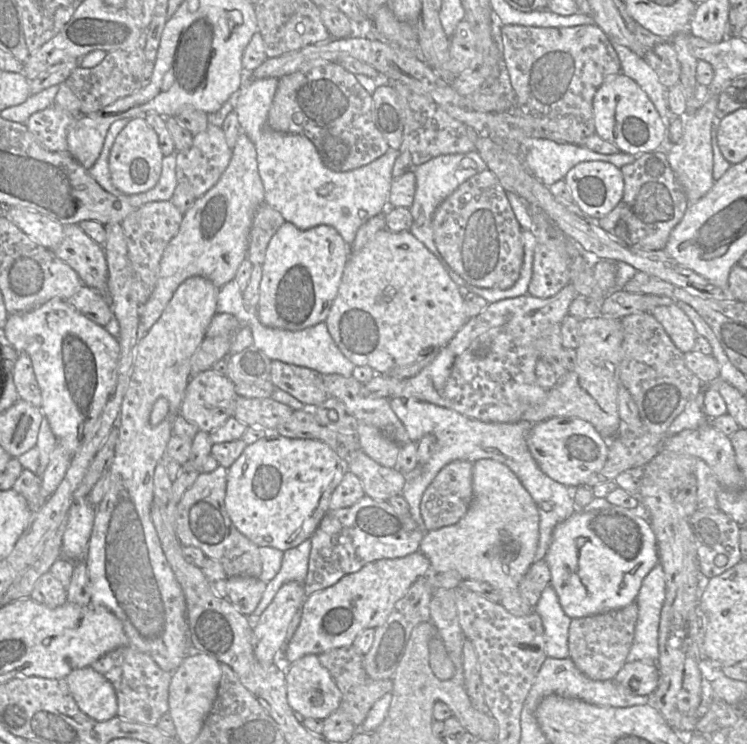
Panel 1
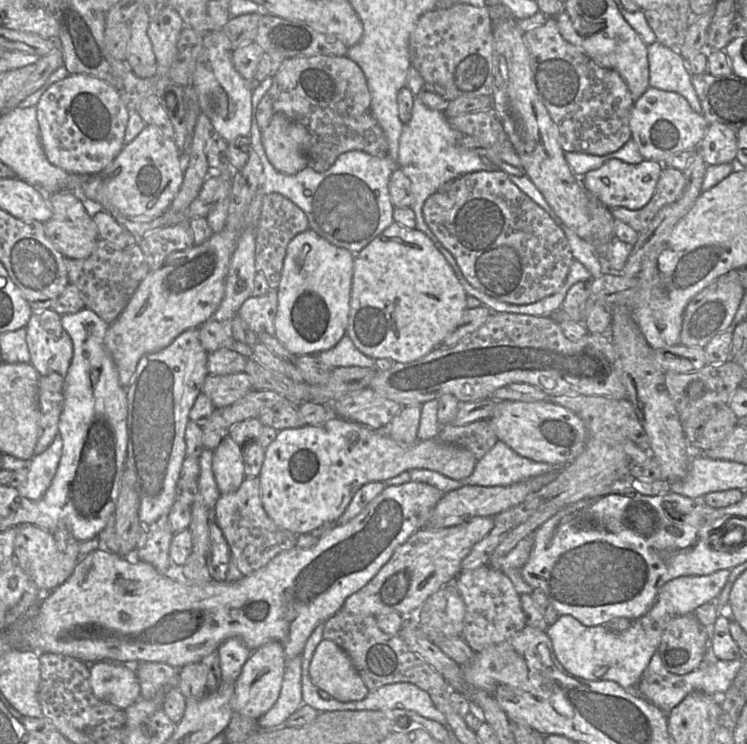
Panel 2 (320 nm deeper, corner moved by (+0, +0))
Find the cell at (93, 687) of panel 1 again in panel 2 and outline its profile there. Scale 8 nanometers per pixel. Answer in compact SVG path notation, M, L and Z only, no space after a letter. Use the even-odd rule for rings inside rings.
M99 661L88 665L91 689L100 701L126 710L140 698L134 664Z

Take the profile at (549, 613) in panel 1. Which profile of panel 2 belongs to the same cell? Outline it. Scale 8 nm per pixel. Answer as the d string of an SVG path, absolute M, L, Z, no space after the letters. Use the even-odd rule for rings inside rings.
M730 570L702 576L680 576L668 581L659 590L652 607L622 632L612 631L604 625L584 626L571 615L561 615L546 630L555 656L565 670L575 677L591 681L614 681L632 694L637 694L636 686L651 657L658 650L668 622L673 617L693 613L697 607L714 602L727 583Z

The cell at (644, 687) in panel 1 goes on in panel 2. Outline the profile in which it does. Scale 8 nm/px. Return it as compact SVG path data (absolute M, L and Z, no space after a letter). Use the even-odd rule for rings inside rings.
M693 613L673 617L664 629L658 651L664 667L677 675L688 674L706 663L710 636Z

